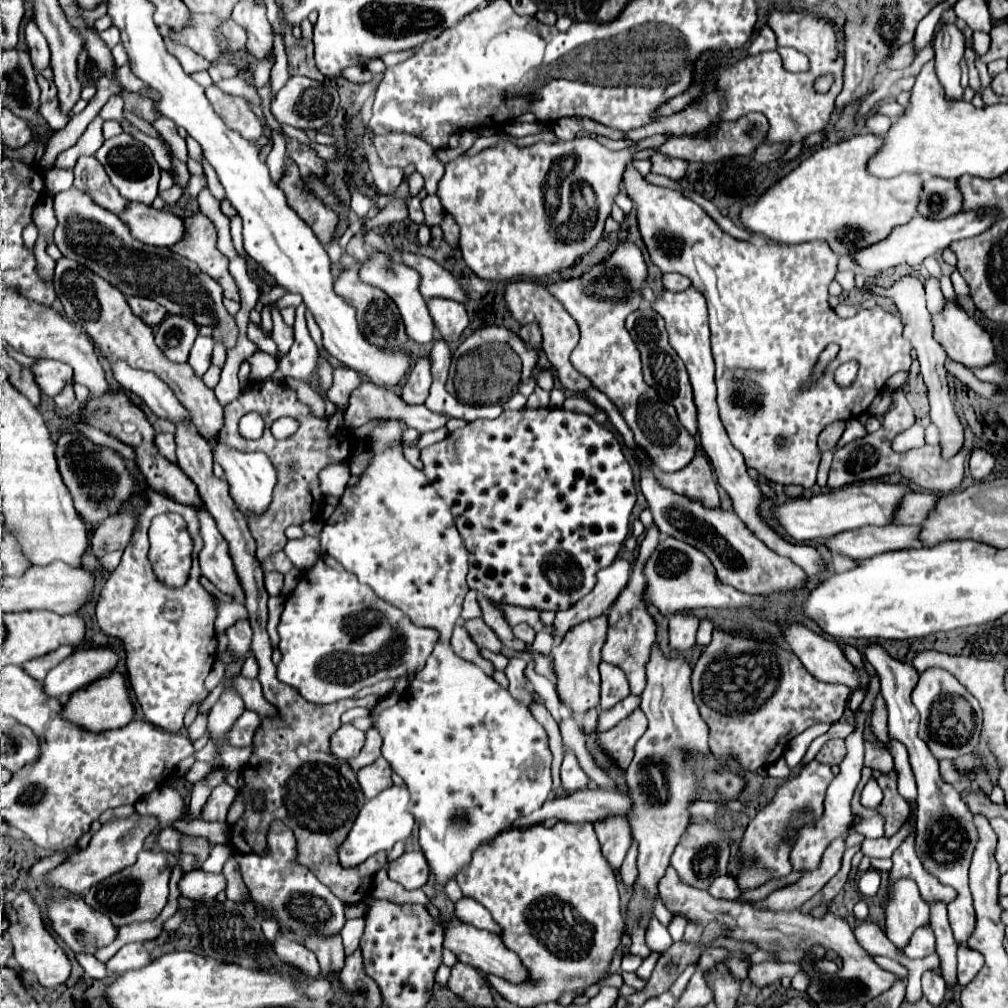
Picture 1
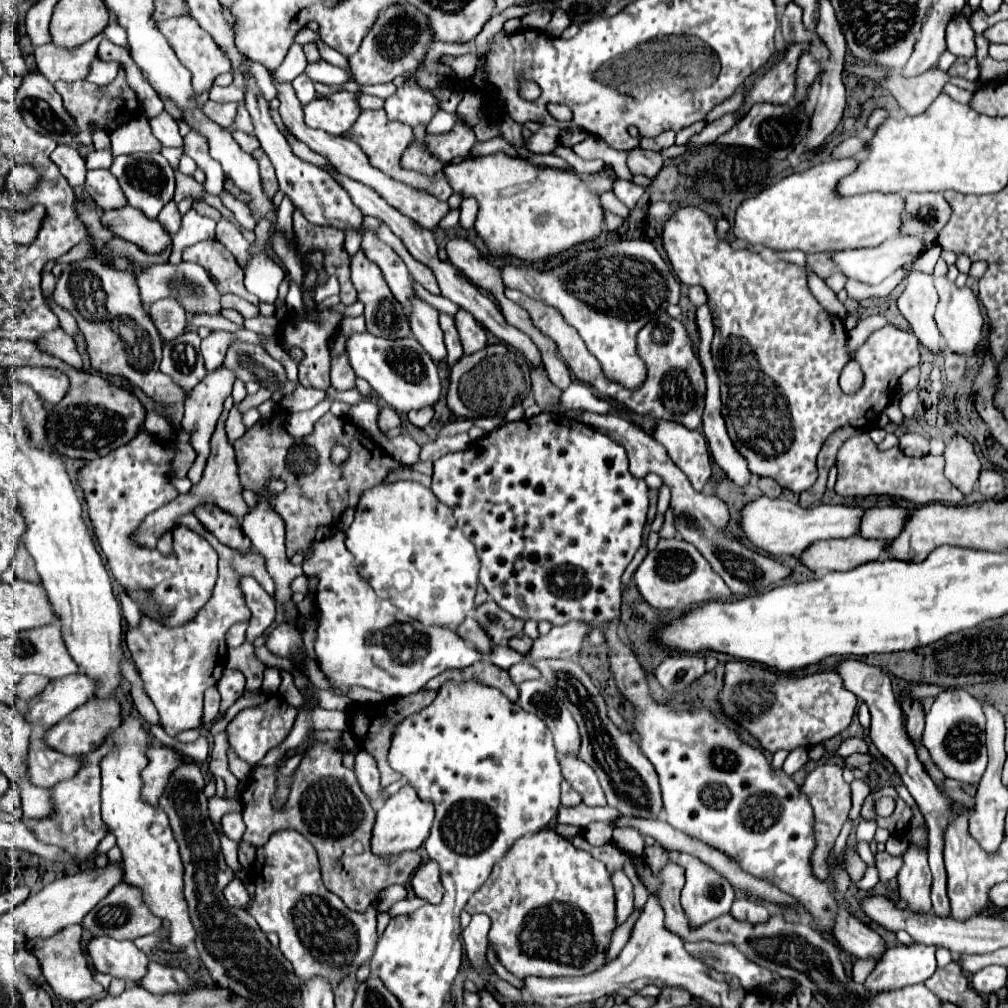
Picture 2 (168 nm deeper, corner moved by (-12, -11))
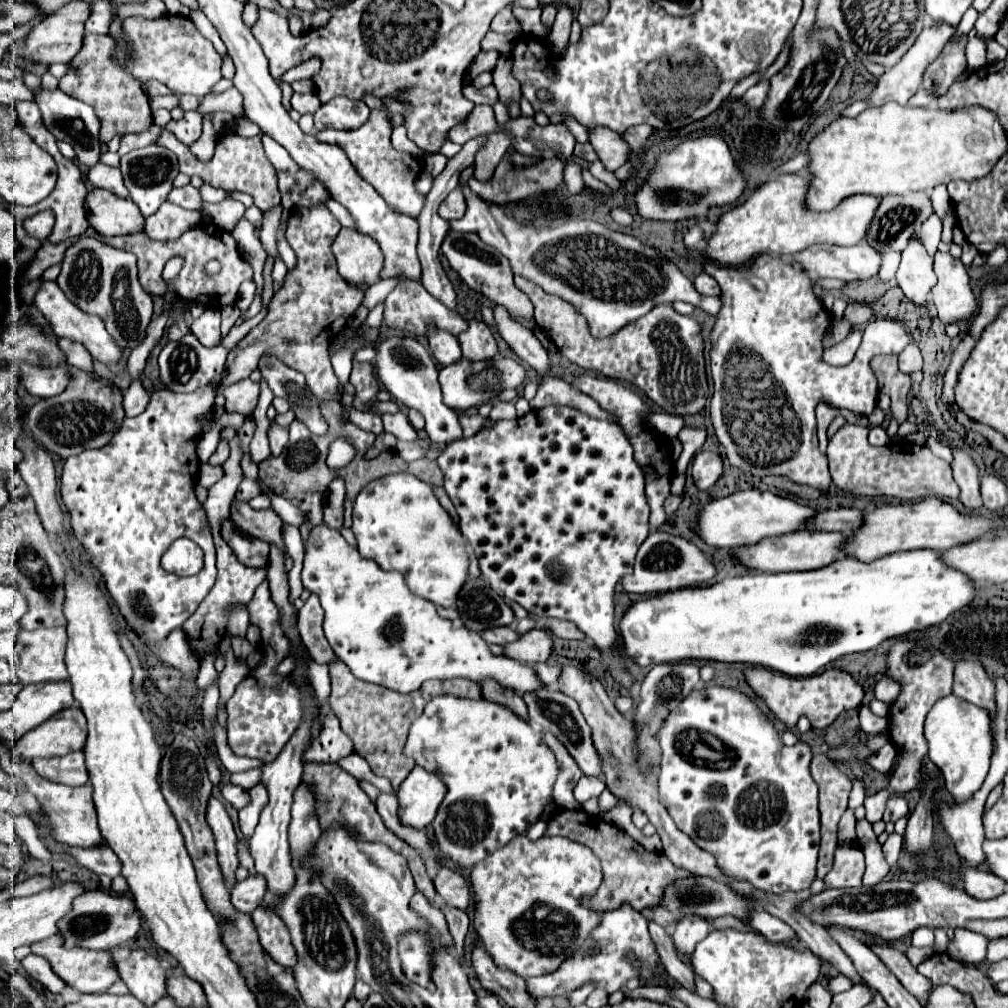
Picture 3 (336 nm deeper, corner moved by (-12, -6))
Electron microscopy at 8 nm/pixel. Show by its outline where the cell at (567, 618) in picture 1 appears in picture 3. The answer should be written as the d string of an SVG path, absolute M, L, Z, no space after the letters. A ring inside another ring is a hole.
M541 627L525 633L519 641L505 645L505 655L521 663L547 661L553 653L553 635Z

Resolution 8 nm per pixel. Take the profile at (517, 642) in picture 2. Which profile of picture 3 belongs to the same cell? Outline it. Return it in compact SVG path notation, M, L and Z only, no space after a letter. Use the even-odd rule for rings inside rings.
M495 627L495 629L483 631L481 637L483 637L487 643L505 645L505 643L513 643L513 641L521 639L521 633L517 633L513 627Z

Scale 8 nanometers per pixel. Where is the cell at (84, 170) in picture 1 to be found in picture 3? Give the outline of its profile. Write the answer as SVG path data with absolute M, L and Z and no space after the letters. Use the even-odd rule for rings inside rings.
M97 163L93 167L89 167L87 171L87 181L97 187L97 189L107 189L111 191L113 195L119 195L119 197L127 197L127 189L123 185L123 177L121 177L121 171L117 167L109 167L109 165L103 165L103 163Z

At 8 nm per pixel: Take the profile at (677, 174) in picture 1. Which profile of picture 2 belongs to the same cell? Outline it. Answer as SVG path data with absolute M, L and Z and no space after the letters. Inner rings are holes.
M631 148L627 152L627 168L631 174L645 174L653 178L663 166L663 156L653 150L643 150L643 148Z

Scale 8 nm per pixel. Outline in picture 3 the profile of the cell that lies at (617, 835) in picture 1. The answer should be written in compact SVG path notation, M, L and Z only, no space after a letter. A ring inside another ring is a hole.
M623 903L621 907L601 915L599 927L593 929L591 937L567 961L563 961L563 965L555 973L527 979L527 991L533 997L539 997L539 999L541 997L553 997L553 995L569 995L577 987L581 987L583 983L597 981L597 983L605 985L607 993L613 993L619 987L623 987L627 983L627 979L637 977L637 969L633 969L625 961L627 951L633 951L647 965L657 965L659 963L659 955L657 955L655 945L651 941L651 935L647 931L645 917L637 909Z

